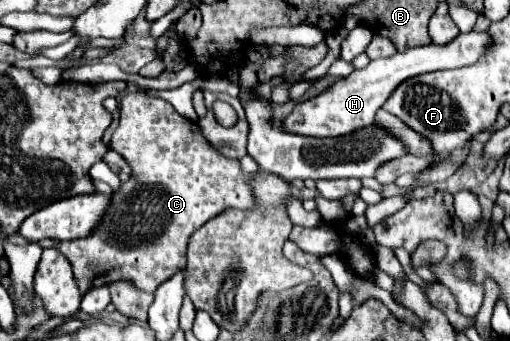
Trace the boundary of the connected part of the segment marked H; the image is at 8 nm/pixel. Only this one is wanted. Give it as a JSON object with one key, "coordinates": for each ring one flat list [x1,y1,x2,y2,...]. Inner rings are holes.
{"coordinates":[[470,31,470,33,460,33,454,41,446,43,446,45,430,43,430,45,422,45,422,47,410,47,404,53,396,53,388,59,370,61,370,65,366,69,352,71,346,79,332,85,326,93,312,97,304,103,298,103,296,109,292,111,292,115,288,119,284,119,284,127,296,135,306,135,306,137,340,137,340,135,348,135,356,129,368,127,370,123,374,123,376,111,394,93,394,87,398,87,398,83,404,83,406,79,412,79,414,75,472,65,486,51,486,47,488,47,486,43,490,43,488,33]]}

